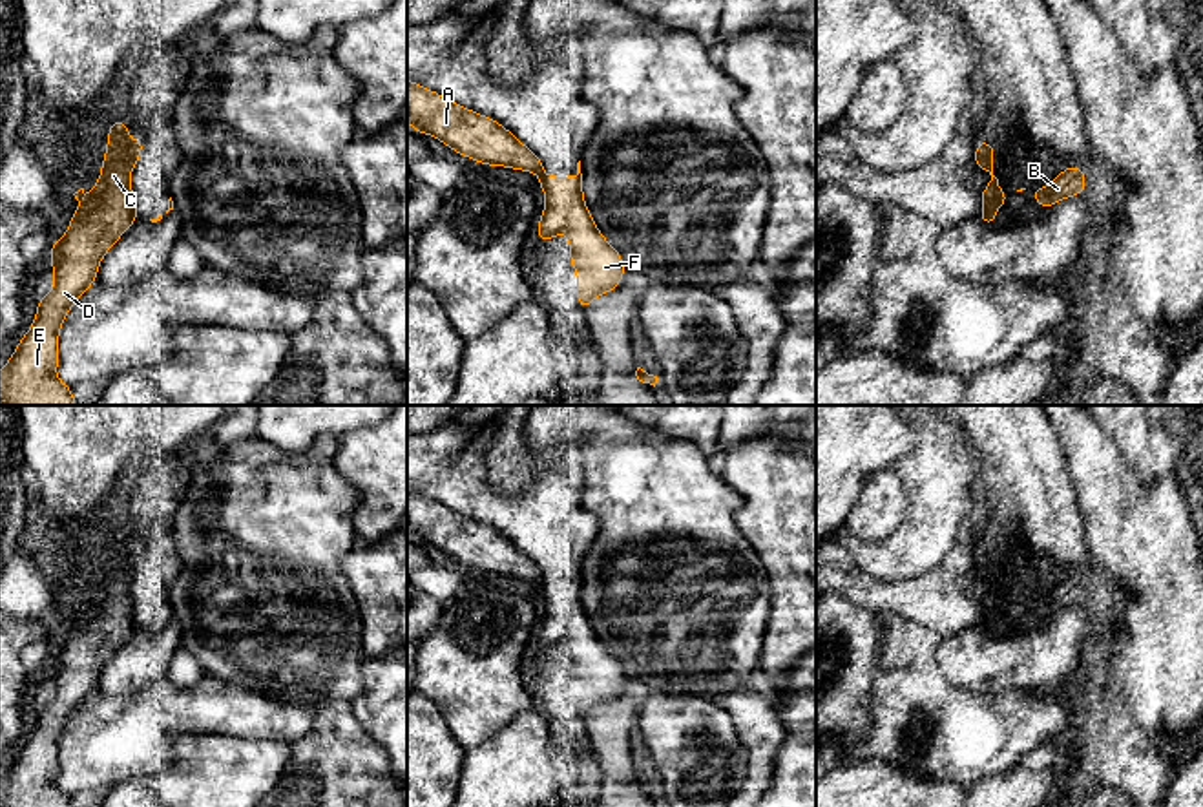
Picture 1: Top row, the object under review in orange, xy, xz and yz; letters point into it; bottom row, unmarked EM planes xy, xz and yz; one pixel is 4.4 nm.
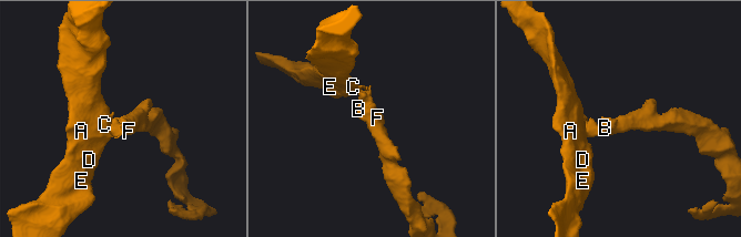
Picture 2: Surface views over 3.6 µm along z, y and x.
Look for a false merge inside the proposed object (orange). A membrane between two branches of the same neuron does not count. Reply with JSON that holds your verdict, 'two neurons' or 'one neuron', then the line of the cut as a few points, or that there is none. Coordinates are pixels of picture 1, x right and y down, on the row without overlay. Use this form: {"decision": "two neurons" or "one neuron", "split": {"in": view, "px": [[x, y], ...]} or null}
{"decision": "two neurons", "split": {"in": "xy", "px": [[134, 550], [128, 561], [128, 579]]}}

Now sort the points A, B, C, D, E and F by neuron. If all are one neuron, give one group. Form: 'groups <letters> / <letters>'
groups A C D E / B F

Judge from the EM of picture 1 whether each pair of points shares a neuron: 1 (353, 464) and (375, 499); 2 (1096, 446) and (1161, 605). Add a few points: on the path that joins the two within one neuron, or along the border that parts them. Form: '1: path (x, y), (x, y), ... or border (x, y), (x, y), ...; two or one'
1: path (362, 473), (375, 490); one
2: path (1107, 486), (1123, 534), (1154, 565); one

